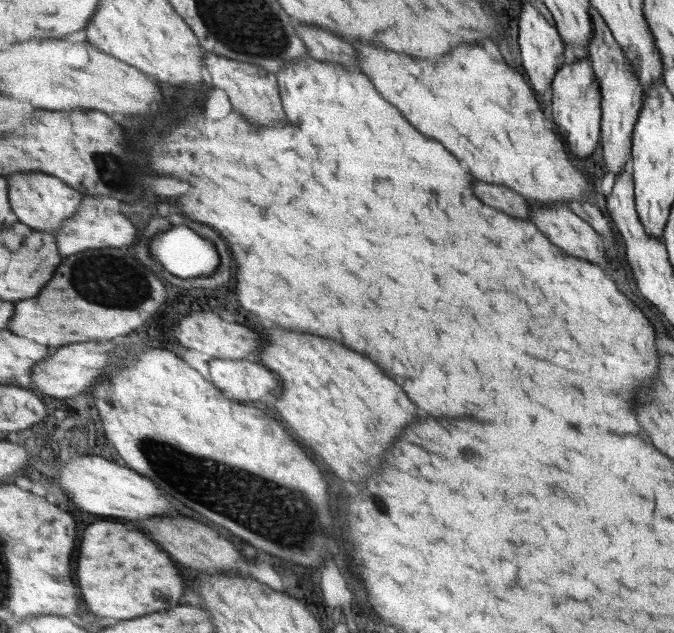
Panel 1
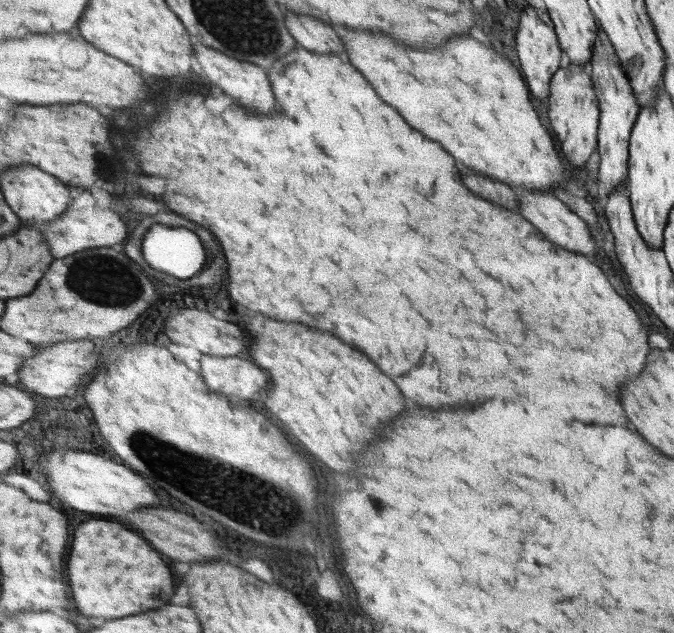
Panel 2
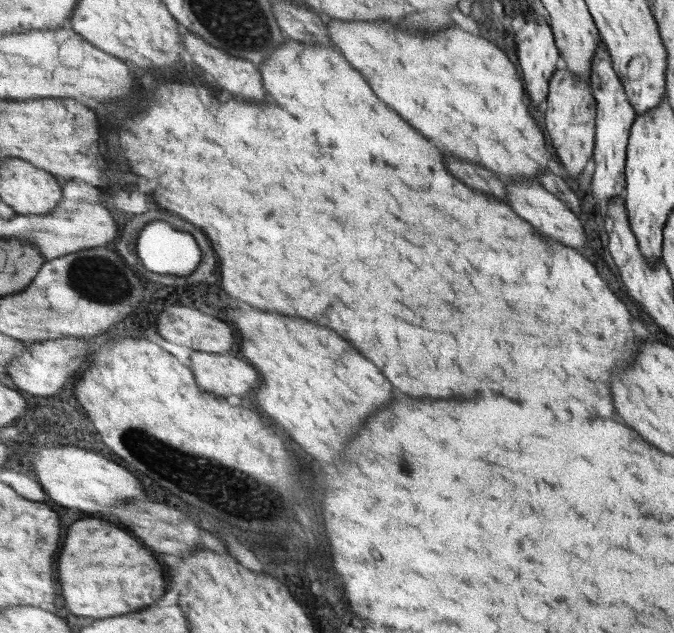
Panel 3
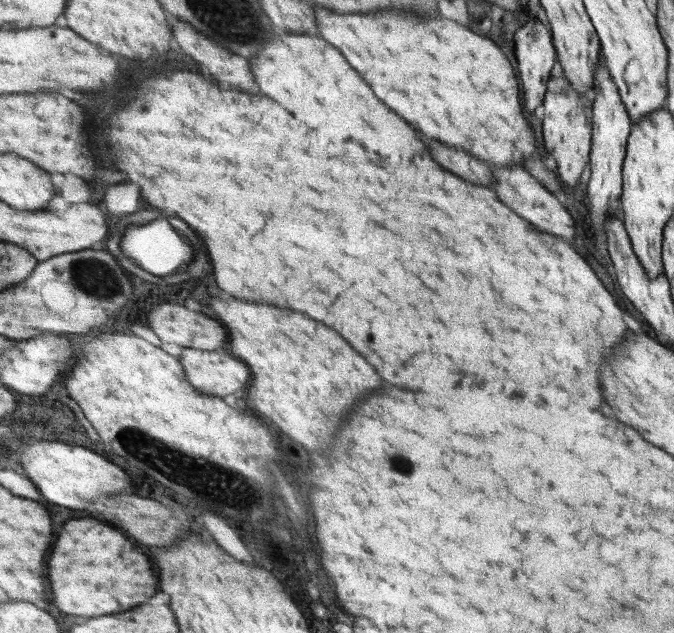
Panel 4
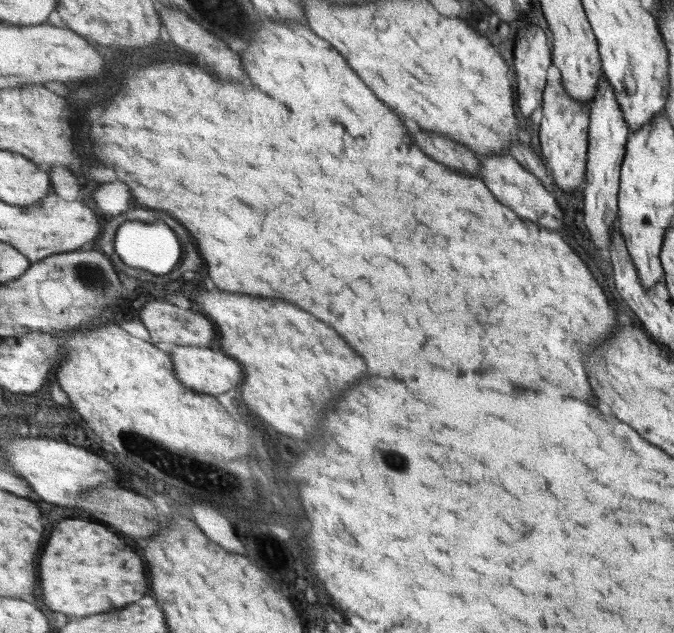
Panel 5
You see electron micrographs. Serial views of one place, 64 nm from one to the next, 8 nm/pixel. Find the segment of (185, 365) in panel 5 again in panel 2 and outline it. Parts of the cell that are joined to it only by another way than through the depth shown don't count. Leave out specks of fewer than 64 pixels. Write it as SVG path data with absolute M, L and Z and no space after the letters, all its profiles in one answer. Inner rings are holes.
M202 355L200 370L214 393L237 396L241 400L259 400L268 391L271 376L254 360L237 356Z

